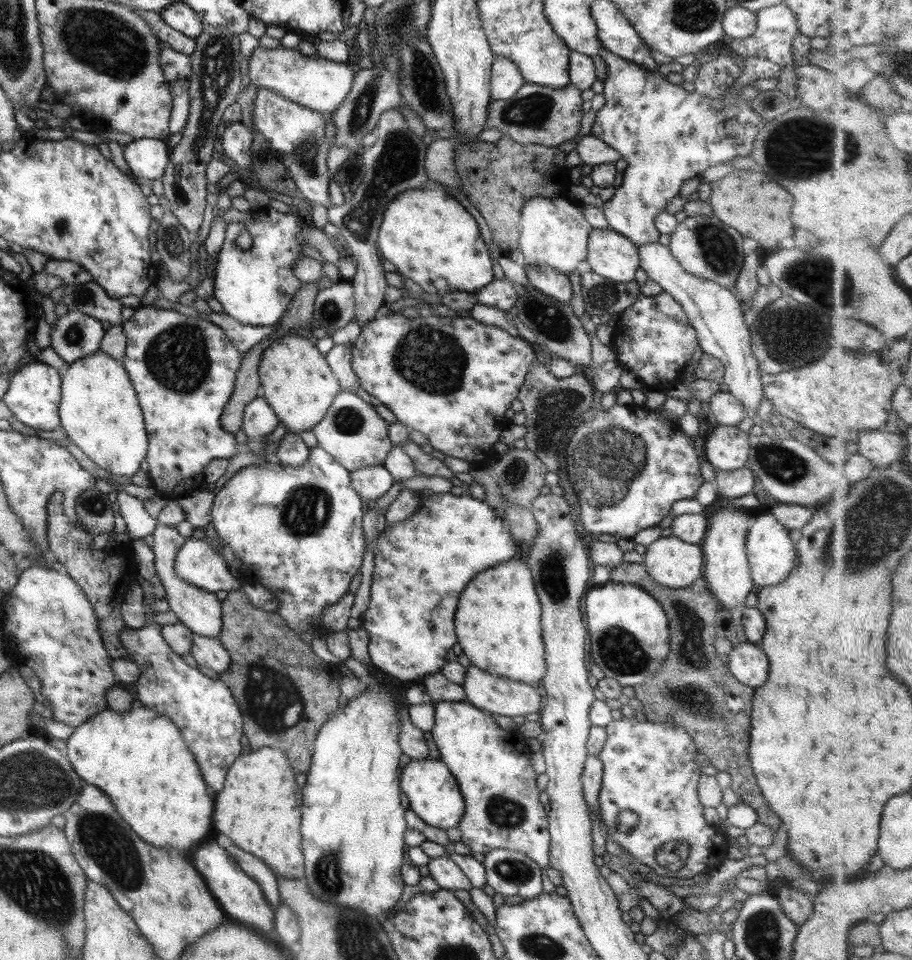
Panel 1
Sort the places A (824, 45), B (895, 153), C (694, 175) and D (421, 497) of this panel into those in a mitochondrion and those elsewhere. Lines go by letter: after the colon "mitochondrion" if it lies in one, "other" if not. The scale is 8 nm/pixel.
A: other
B: other
C: other
D: other

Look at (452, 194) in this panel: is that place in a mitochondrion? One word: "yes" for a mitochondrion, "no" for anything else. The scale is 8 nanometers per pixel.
no

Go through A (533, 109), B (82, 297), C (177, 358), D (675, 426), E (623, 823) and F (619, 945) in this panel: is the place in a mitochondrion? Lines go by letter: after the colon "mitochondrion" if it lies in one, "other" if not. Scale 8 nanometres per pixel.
A: mitochondrion
B: mitochondrion
C: mitochondrion
D: other
E: mitochondrion
F: other

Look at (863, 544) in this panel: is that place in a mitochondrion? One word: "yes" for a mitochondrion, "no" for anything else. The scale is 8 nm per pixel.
yes

